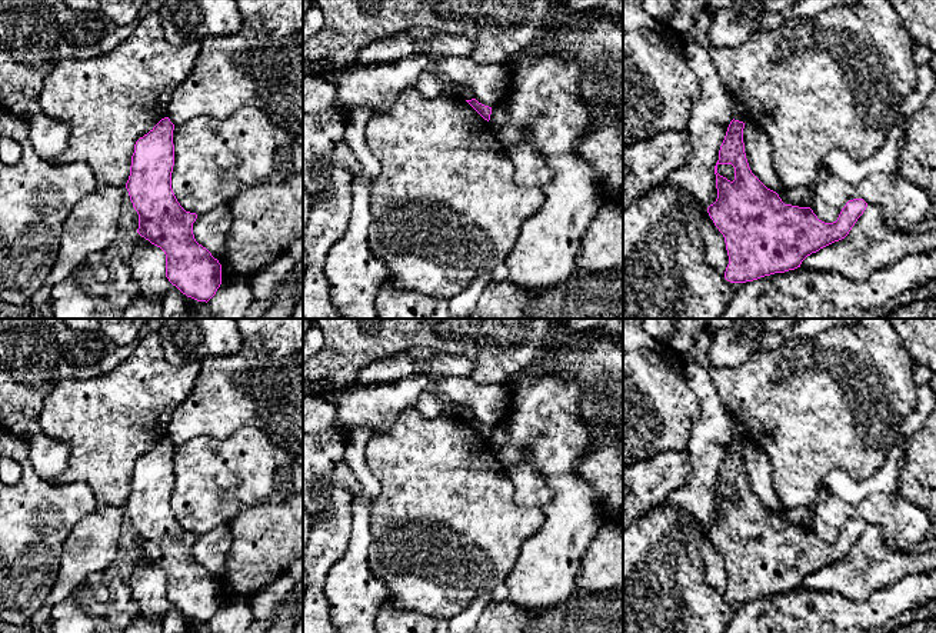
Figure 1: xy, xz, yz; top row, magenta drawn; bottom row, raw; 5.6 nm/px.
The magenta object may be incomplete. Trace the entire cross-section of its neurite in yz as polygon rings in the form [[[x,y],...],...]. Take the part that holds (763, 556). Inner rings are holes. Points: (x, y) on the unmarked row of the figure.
[[[732,440],[715,486],[717,519],[707,527],[725,557],[730,603],[753,602],[800,587],[812,573],[845,559],[867,523],[853,519],[833,543],[817,539],[810,527],[785,524],[750,490],[743,463],[745,443]],[[719,484],[735,487],[730,502],[717,493]]]

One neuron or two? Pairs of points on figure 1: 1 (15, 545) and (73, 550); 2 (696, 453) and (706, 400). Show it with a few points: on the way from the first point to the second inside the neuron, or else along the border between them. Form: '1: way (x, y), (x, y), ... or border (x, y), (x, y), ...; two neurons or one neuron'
1: border (80, 520), (63, 545), (59, 573), (53, 582); two neurons
2: way (708, 440), (708, 413); one neuron

